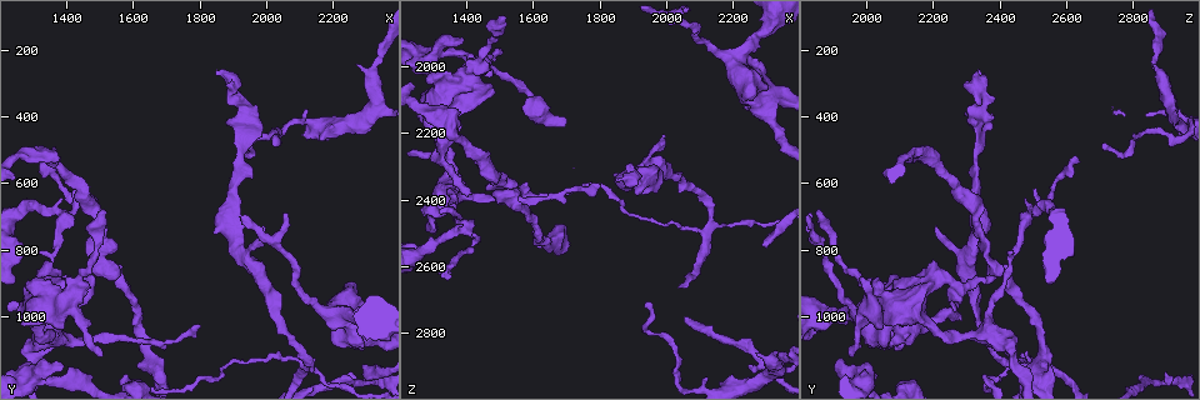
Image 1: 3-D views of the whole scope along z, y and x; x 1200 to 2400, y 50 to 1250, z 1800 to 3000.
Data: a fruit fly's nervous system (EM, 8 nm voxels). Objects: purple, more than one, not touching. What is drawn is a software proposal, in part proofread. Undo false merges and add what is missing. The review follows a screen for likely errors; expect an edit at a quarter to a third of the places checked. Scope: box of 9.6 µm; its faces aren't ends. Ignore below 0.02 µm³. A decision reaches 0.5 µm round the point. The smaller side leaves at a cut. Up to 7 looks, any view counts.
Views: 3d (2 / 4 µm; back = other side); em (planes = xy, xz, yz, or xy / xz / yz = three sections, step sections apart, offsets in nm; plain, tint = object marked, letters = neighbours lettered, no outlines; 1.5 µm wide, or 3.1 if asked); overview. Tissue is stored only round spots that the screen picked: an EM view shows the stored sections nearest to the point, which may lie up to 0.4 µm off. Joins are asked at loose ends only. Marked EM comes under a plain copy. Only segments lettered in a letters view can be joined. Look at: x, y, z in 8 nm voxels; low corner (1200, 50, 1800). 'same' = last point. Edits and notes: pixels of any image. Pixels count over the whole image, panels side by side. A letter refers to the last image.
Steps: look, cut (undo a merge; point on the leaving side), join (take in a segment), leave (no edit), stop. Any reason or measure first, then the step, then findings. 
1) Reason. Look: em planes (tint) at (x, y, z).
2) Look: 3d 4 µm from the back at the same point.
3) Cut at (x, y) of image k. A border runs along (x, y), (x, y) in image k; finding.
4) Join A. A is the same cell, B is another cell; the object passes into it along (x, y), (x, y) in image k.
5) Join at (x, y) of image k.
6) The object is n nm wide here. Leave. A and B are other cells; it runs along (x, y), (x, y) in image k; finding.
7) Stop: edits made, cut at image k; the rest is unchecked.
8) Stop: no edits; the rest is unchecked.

Branch stops here. Look: em yz step 8 (letters) at (1390, 1160, 1920).

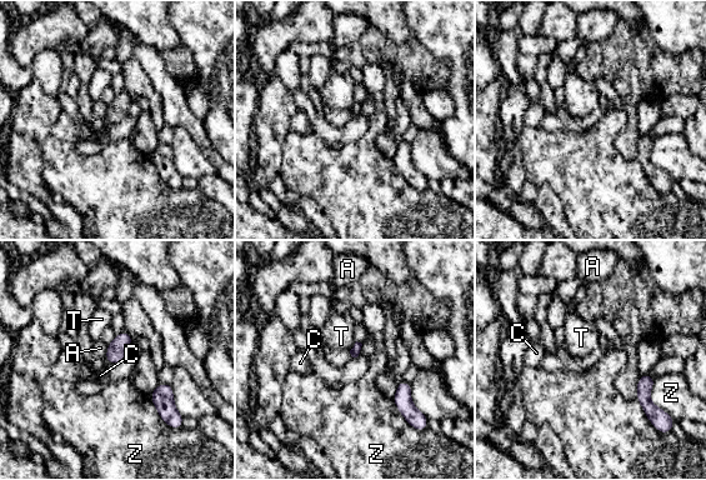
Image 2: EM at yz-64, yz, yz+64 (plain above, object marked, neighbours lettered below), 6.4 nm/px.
Leave. A, C, T and Z are other cells; a border runs along (356, 341), (349, 350) in image 2; no lettered segment goes on from it.

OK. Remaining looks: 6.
Sudden change in width. Look: em planes (tint) at (1320, 1050, 2210).

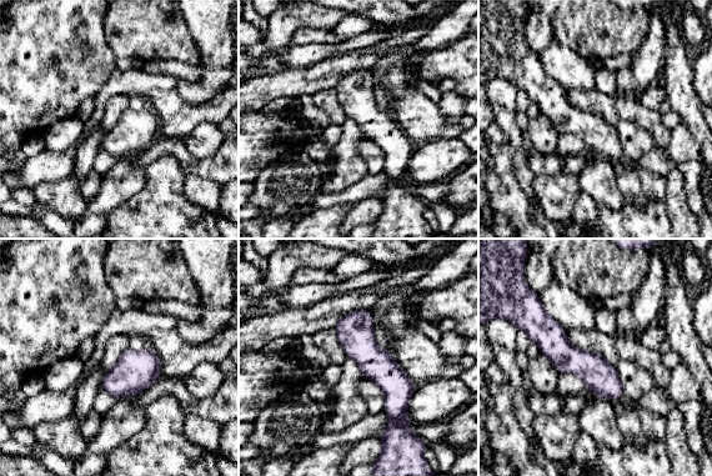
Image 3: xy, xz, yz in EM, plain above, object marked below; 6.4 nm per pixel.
See the neighbours. Look: em planes (letters) at the same point.

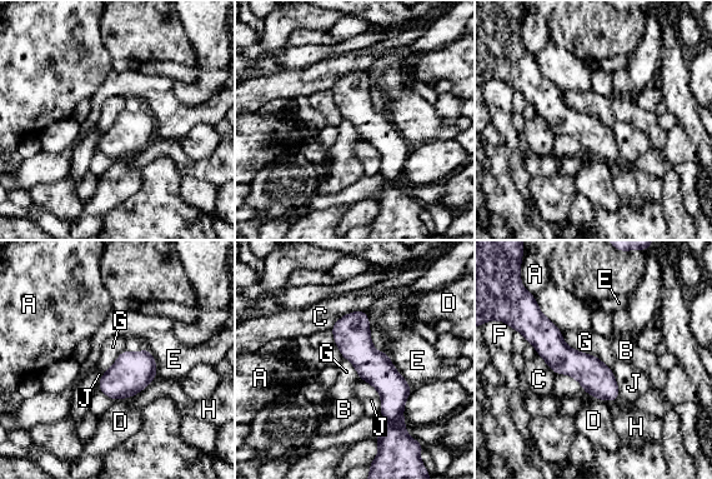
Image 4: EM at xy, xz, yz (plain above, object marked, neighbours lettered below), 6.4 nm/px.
The object is 190 nm wide here. Leave. A, B, C, D, E, F, G, H and J are other cells; a border runs along (558, 329), (568, 345), (611, 368) in image 4; all the same cell.

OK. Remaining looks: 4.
Arms part here. Look: 3d 4 µm at (1520, 840, 2380).

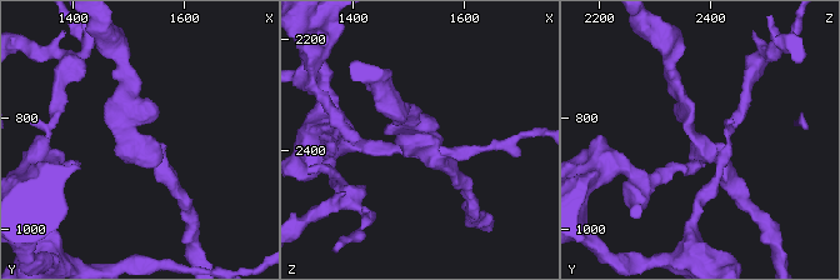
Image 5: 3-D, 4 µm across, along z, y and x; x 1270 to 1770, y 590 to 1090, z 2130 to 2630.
Look: em xz step 8 (letters) at (1520, 850, 2380).

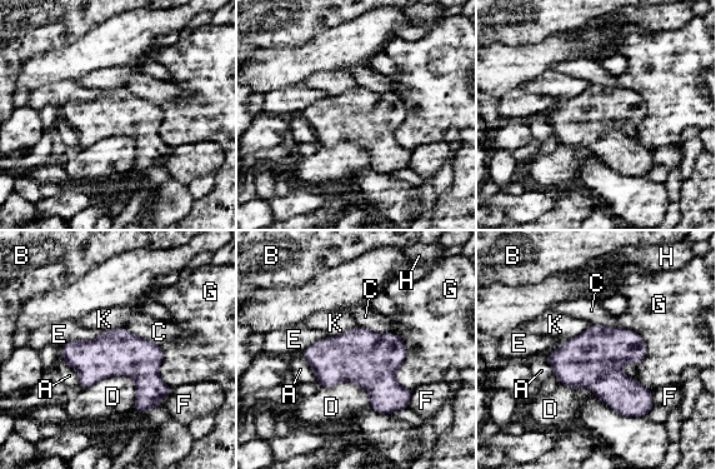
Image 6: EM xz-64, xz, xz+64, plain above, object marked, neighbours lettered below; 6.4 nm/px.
The longest contact is with G, 380 nm. Leave. A, B, C, D, E, F, G, H and K are other cells; a border runs along (103, 332), (60, 348) in image 6; continuous, no second cell.

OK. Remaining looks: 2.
Stop: no edits; the rest is unchecked.

